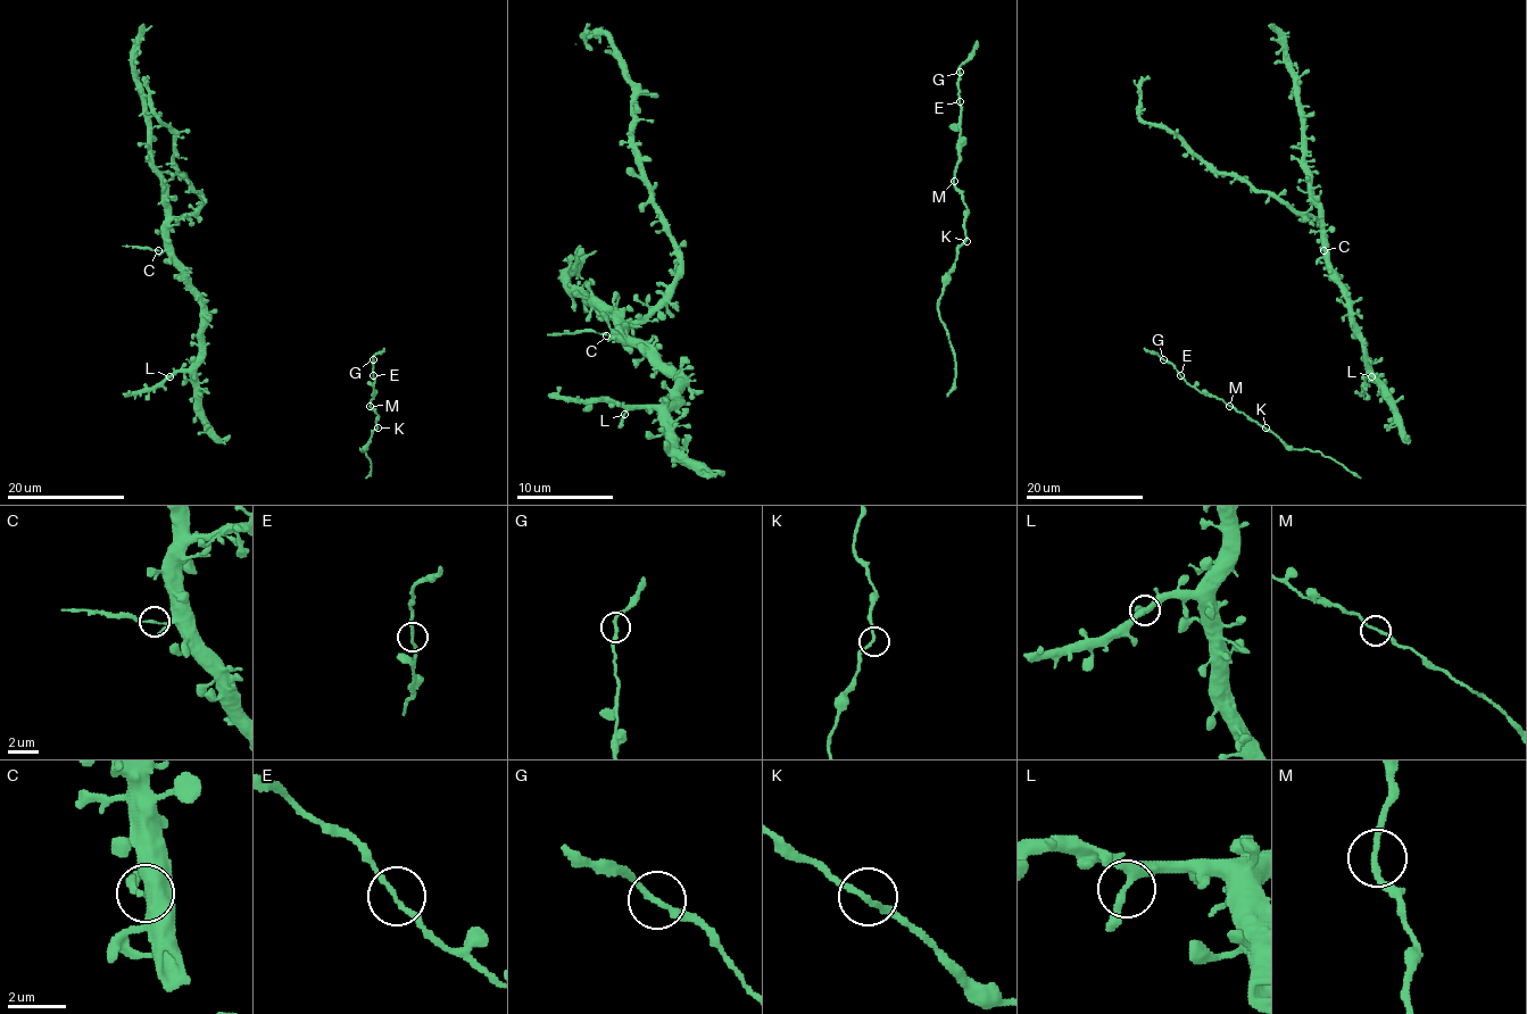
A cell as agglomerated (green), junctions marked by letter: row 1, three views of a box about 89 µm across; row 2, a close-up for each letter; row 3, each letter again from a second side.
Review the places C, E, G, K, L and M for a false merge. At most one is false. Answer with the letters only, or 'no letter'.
C

